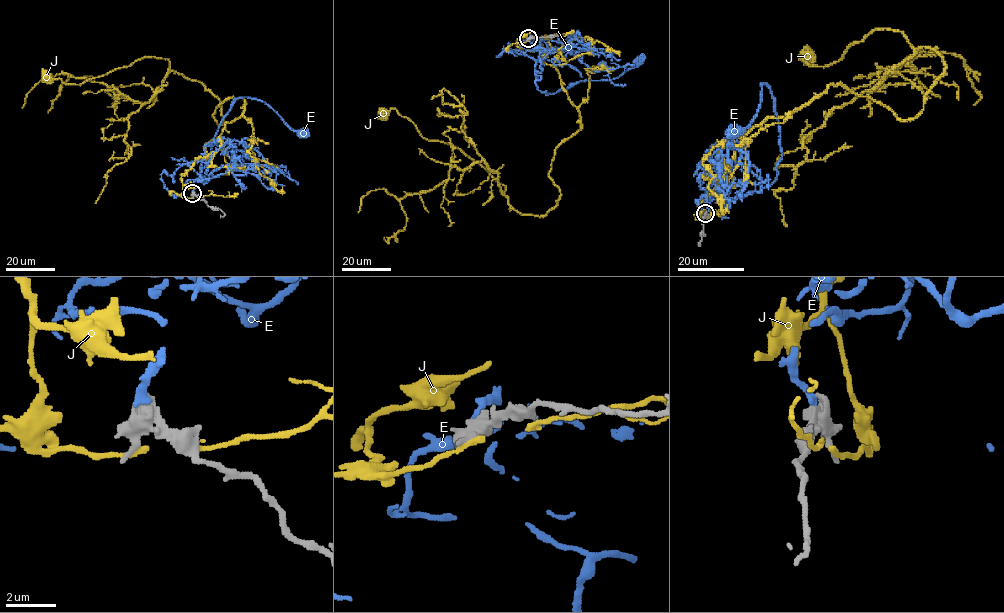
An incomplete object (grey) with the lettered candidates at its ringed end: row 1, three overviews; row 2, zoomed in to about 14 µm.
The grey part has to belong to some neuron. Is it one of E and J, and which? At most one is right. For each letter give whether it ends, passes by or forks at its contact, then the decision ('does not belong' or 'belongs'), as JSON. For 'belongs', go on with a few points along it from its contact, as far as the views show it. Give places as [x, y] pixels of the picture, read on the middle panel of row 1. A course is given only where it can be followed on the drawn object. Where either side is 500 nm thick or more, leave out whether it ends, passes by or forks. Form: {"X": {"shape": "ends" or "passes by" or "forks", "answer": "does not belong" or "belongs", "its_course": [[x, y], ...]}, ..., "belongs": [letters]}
{"E": {"answer": "belongs", "its_course": [[529, 38], [522, 47], [539, 52], [535, 84], [546, 95], [582, 81], [610, 80], [639, 59]]}, "J": {"shape": "ends", "answer": "does not belong"}, "belongs": ["E"]}

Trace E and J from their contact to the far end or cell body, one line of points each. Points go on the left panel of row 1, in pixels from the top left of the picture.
E: (193, 192), (195, 184), (186, 182), (203, 183), (199, 174), (211, 141), (238, 97), (264, 101), (303, 133)
J: (192, 197), (181, 175), (242, 97), (221, 125), (219, 99), (153, 56), (47, 77)

